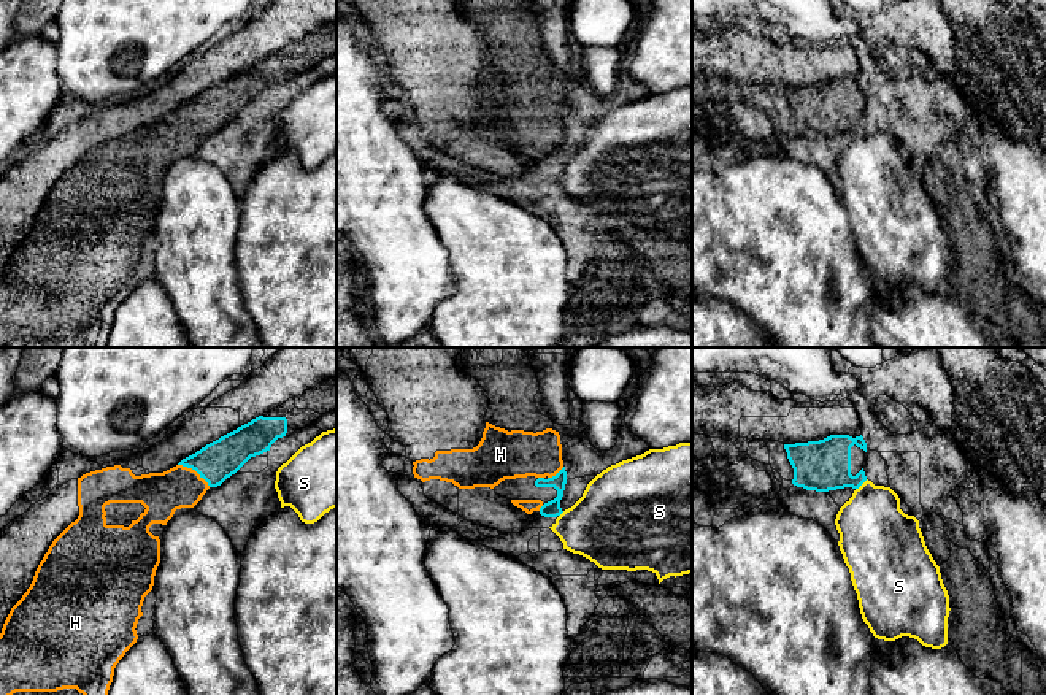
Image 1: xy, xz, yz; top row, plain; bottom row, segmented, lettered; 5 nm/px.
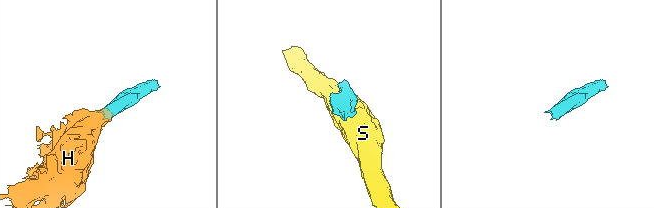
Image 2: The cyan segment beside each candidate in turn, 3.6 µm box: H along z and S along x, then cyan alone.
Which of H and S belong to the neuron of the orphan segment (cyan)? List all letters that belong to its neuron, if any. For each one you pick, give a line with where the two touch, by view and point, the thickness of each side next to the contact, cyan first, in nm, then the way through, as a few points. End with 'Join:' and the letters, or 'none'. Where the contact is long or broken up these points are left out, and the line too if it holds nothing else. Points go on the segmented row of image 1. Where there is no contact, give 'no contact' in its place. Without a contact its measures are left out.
H: contact xy (194, 468); calibres 200 and 220 nm
Join: H

